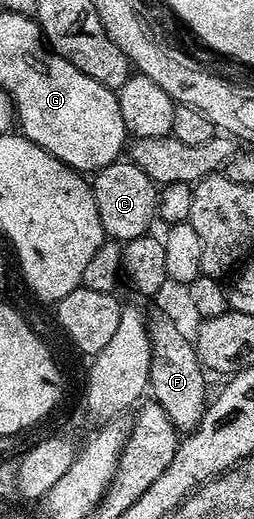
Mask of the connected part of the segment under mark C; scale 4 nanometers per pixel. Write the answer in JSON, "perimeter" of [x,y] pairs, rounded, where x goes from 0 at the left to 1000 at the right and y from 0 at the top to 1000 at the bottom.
{"perimeter":[[[508,308],[437,312],[413,324],[370,329],[358,351],[366,385],[382,389],[382,416],[398,416],[398,439],[425,461],[472,470],[559,459],[618,420],[626,366],[618,355],[571,331]]]}

